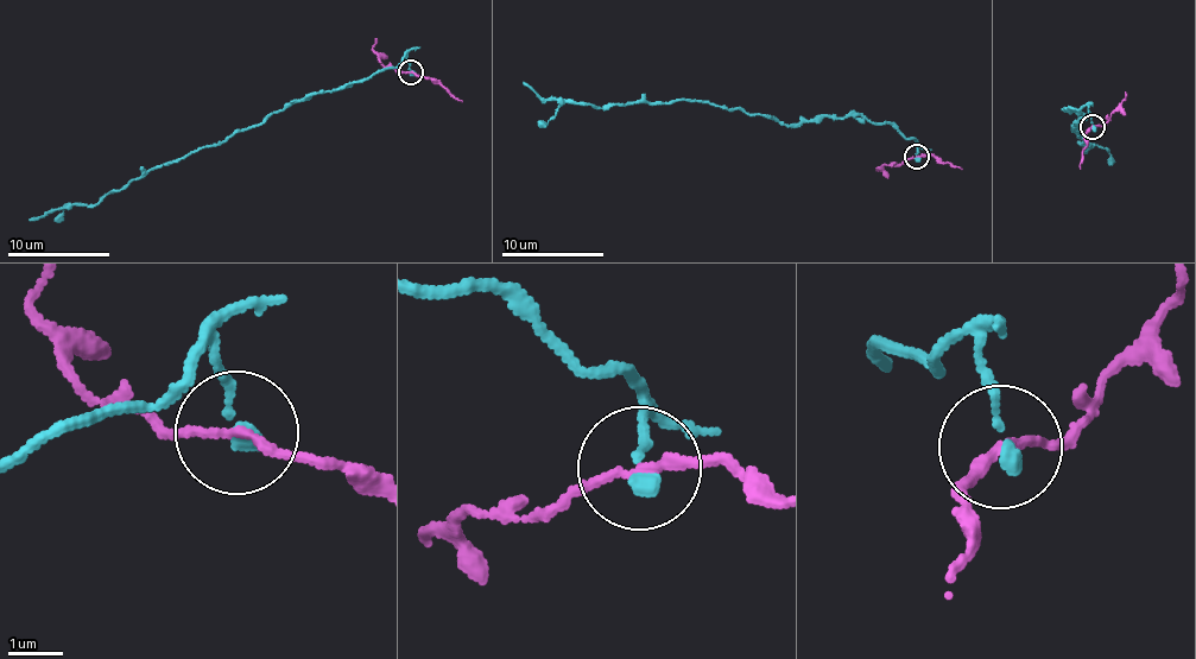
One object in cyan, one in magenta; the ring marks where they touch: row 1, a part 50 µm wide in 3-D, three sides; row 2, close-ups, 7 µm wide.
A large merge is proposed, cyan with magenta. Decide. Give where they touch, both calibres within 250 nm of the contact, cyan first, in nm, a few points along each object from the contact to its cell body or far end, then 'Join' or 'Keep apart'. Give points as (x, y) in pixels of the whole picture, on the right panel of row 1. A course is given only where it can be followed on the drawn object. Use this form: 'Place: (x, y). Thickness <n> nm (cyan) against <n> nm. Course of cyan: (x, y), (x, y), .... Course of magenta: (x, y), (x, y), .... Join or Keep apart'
Place: (1092, 126). Thickness 300 nm (cyan) against 150 nm. Course of cyan: (1093, 127), (1083, 106), (1070, 107), (1086, 116), (1071, 126), (1086, 151), (1092, 144), (1077, 141). Course of magenta: (1093, 127), (1109, 119), (1125, 100), (1125, 92). Keep apart

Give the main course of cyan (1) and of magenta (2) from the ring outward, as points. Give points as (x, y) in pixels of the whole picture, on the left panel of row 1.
1: (410, 73), (405, 56), (393, 68), (314, 92), (93, 206), (55, 208), (29, 220)
2: (410, 73), (385, 67), (373, 48), (375, 38)

